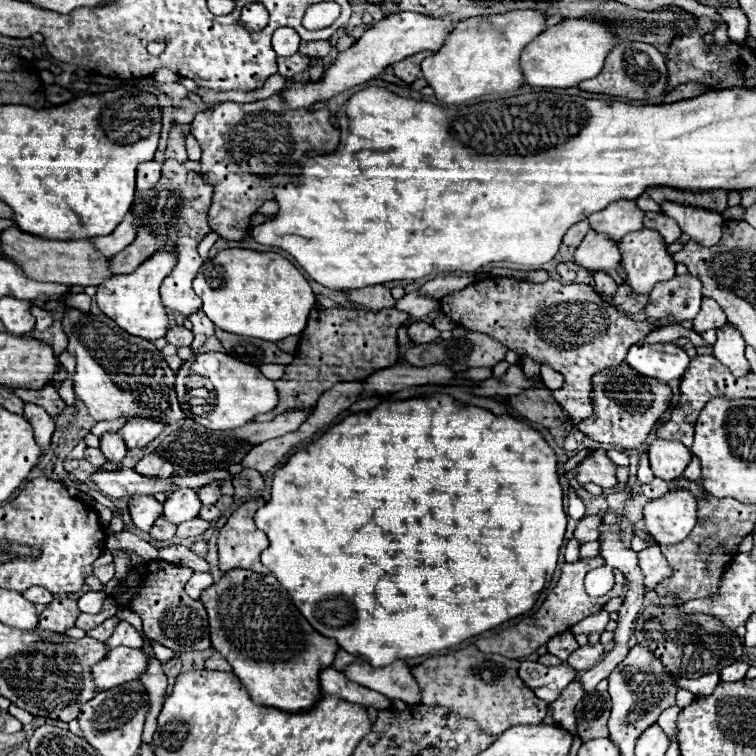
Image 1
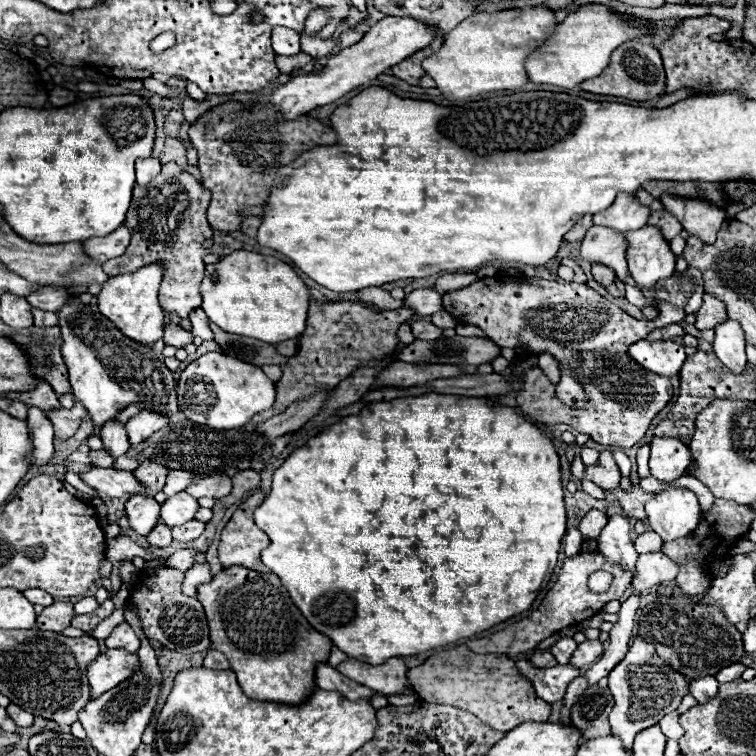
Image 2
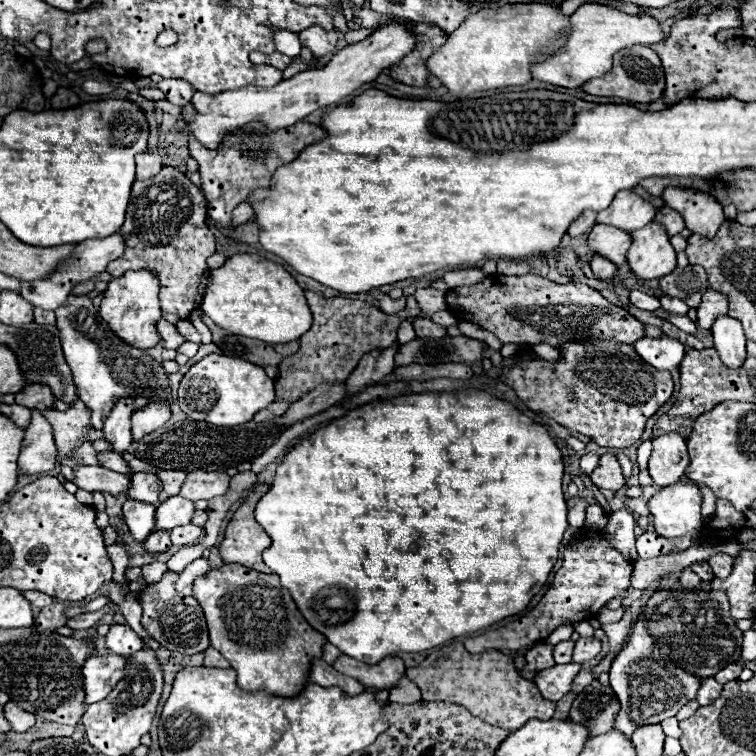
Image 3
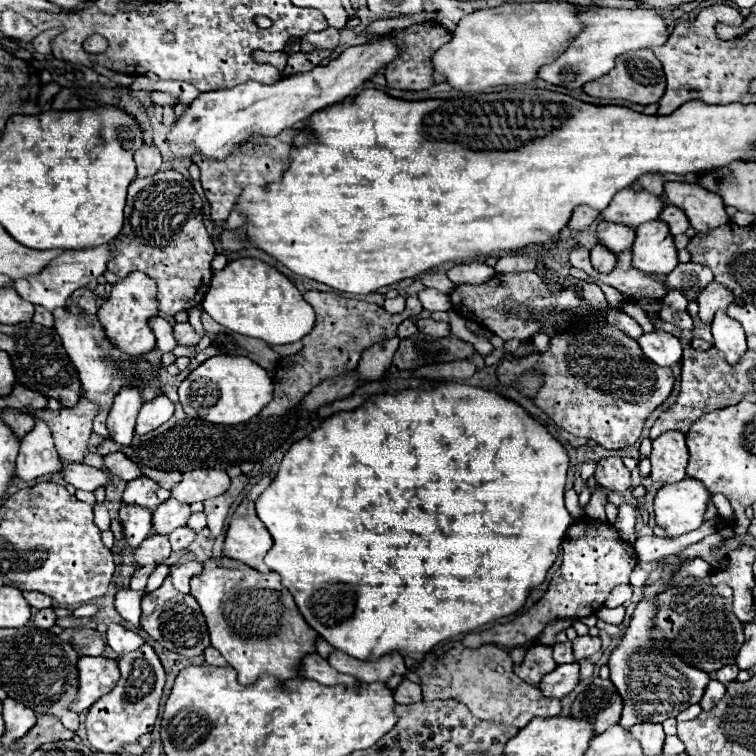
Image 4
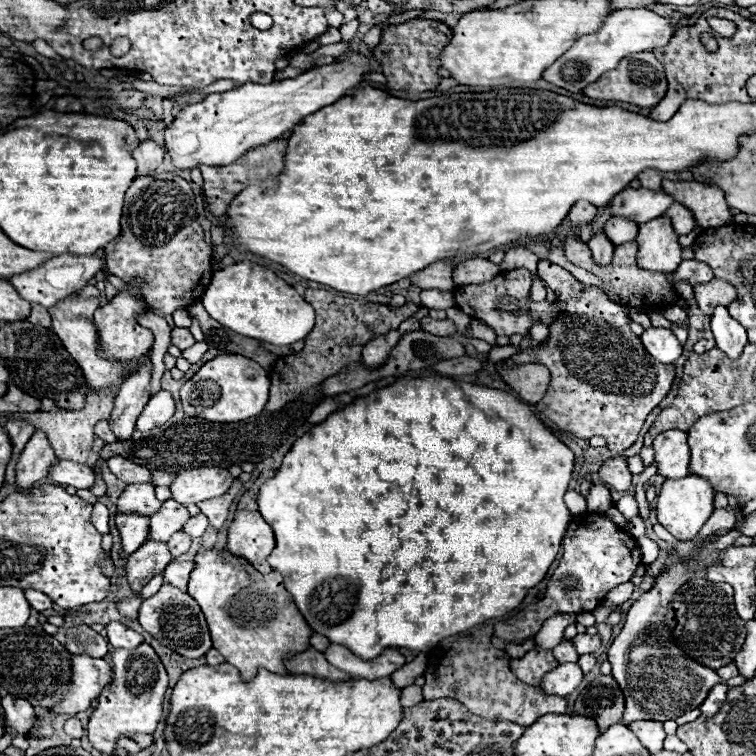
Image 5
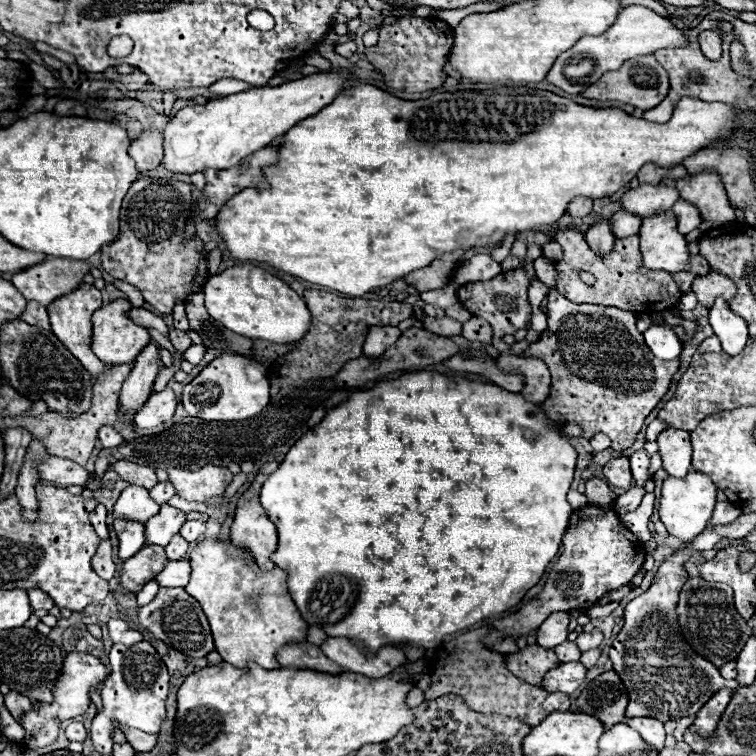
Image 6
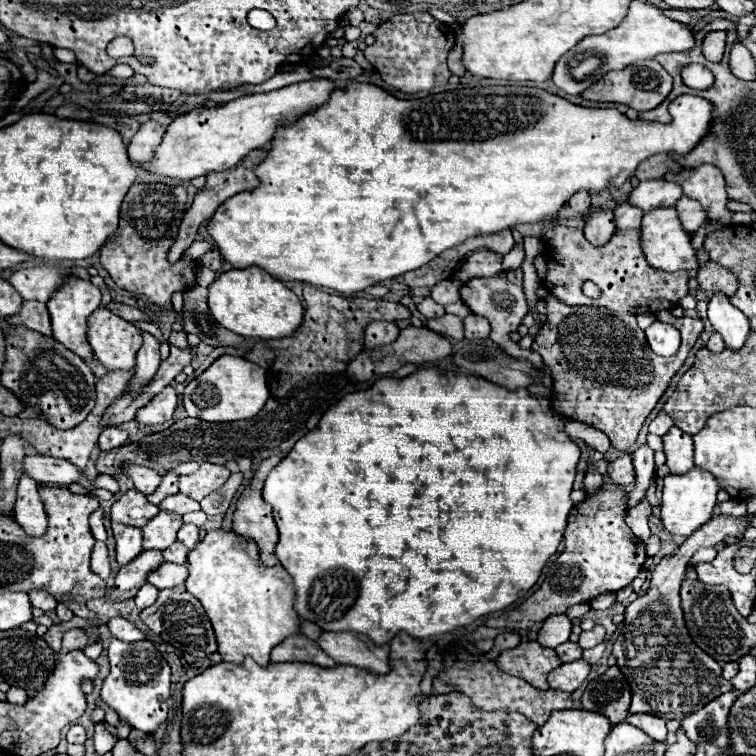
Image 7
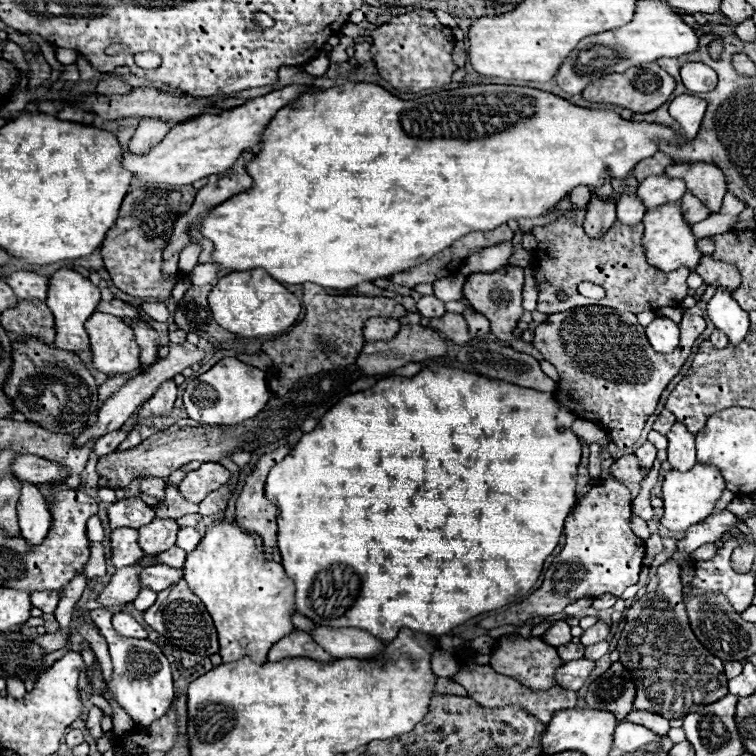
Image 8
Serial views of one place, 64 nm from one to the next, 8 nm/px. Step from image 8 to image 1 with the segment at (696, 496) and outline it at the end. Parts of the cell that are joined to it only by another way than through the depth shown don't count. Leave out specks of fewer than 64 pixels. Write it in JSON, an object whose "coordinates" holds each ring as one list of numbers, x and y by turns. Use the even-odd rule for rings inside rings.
{"coordinates":[[688,490,668,492,644,506,646,532,652,534,658,544,678,544,694,528,698,518,696,496]]}

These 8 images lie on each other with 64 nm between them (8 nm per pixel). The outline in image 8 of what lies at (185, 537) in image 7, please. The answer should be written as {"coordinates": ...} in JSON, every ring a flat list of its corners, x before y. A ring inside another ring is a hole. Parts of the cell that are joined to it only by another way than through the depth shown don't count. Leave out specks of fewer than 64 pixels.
{"coordinates":[[182,528,182,530,178,532,176,546,182,548,182,550,186,550,186,552,192,552,192,550,198,546,200,538,202,538,202,536,200,536,200,532,198,532,196,528]]}

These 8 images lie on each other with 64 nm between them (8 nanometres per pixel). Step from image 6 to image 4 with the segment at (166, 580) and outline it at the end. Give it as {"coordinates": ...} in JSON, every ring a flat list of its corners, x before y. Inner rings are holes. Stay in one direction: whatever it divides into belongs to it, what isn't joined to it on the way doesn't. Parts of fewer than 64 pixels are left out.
{"coordinates":[[190,560,190,562,184,562,184,564,176,564,176,566,170,566,170,578,172,578,172,584,188,594,188,582,190,578,202,570,202,562,198,560]]}

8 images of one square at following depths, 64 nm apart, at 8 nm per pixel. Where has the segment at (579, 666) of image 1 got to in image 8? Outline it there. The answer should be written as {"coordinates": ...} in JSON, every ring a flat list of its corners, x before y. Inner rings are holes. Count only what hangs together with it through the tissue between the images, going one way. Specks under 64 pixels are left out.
{"coordinates":[[598,620,592,628,588,628,582,636,580,636,580,642,584,644,584,646,590,646,590,644,598,644,598,642,602,642,602,640,606,640,608,638,608,634,610,634,610,628,608,628,608,624,606,622,602,622,602,620]]}

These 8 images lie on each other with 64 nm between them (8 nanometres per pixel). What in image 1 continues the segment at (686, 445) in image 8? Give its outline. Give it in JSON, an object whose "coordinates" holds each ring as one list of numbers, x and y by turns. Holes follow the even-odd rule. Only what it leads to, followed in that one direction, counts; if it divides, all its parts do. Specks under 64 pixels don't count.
{"coordinates":[[654,440,648,446,650,454,650,468,656,478,660,480,676,480,682,476,686,466,692,460,692,452,676,440]]}

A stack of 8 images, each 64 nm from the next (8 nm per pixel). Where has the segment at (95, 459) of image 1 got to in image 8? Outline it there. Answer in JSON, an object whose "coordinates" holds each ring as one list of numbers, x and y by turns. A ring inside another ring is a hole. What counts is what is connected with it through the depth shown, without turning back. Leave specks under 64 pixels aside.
{"coordinates":[[142,478,140,480,140,492,154,496,158,500,164,500,164,480,158,478]]}

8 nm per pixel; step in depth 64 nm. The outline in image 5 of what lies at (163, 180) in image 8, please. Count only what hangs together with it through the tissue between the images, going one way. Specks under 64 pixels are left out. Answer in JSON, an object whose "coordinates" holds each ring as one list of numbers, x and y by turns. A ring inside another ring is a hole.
{"coordinates":[[350,54,346,60,322,68,312,68,310,72,300,74,296,78,272,84,246,82,236,90,208,94,202,102,184,106,164,130,164,142,172,158,172,166,178,170,192,170,202,164,234,164,234,160,238,160,248,150,254,150,258,146,268,144,270,140,280,138,306,116,346,96,346,92,354,88,360,82,360,78,370,70,370,62,372,58,368,56]]}

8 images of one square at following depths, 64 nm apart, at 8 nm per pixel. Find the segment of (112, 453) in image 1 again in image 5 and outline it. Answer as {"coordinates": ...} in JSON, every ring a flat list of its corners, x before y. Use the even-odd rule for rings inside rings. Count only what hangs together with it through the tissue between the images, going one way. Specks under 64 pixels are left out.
{"coordinates":[[150,354,142,358,138,368,120,384,114,412,110,418,110,428,118,436,118,440,126,440,134,432,136,418,150,398,150,378,152,378,152,362]]}

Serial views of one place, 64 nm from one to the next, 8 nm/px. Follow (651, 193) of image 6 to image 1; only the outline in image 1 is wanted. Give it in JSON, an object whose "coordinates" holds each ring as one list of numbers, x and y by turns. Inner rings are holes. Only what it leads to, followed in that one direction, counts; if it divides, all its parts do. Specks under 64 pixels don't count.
{"coordinates":[[618,200,616,204,610,204,602,212,594,212,590,218,590,226,614,240,622,240,626,232,642,230,644,212,638,208,636,202,630,200]]}

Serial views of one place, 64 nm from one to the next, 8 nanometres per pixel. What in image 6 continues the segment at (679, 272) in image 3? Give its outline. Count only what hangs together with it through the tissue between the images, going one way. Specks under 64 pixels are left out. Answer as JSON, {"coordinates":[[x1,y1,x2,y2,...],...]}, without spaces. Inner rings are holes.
{"coordinates":[[694,256,694,258,690,260,690,272,694,272,696,276,706,274,708,270,710,270,710,266,708,266,708,262,706,262,704,256]]}

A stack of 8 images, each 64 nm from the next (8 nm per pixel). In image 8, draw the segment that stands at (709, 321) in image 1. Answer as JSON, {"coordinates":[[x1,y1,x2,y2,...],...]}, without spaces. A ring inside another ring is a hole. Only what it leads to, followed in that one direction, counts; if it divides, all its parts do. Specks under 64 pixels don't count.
{"coordinates":[[702,256,698,266,696,266,696,272,702,276,702,280,706,284,718,284,722,288,728,288,728,290,736,290,738,284,740,284,740,272,736,266,728,264,728,262,722,262,722,260,716,260,714,256]]}

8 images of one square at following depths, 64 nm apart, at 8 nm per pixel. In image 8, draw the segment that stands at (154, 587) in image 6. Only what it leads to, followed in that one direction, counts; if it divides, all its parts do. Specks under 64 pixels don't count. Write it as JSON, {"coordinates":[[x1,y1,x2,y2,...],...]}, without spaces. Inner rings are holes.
{"coordinates":[[142,590,142,592,136,596,134,606,136,606,136,610,144,612,144,610,148,610,154,602,156,602,156,594,154,594,154,592,150,592,150,590]]}

